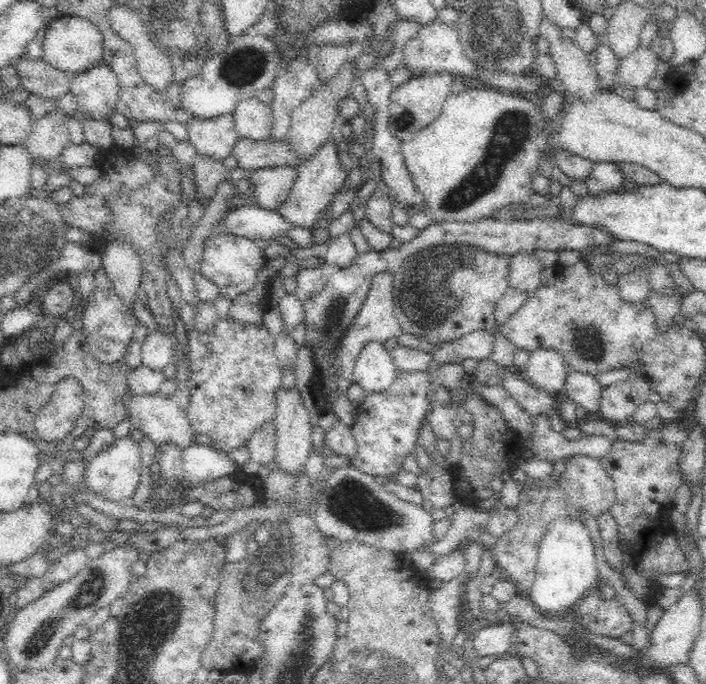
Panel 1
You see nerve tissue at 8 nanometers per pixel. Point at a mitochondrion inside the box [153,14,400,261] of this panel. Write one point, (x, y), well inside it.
(244, 67)

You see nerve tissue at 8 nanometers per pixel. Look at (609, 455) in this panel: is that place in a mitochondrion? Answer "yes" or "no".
no

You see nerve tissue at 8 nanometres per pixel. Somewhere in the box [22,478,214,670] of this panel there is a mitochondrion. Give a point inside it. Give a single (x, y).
(87, 591)

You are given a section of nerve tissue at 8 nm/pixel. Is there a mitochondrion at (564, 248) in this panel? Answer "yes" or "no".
no

